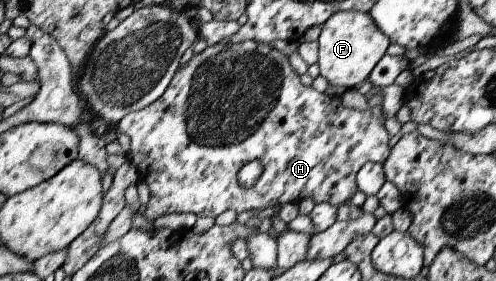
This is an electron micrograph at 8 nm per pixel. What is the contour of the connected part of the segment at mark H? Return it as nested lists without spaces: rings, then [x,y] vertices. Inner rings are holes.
[[[245,40],[236,44],[219,42],[214,46],[209,46],[201,53],[195,53],[184,67],[180,67],[176,71],[166,92],[156,102],[139,111],[128,113],[118,123],[118,133],[126,134],[132,141],[131,149],[128,152],[128,161],[136,165],[139,181],[148,185],[151,192],[151,199],[147,204],[144,216],[152,222],[161,216],[173,213],[194,213],[197,217],[217,218],[218,215],[229,209],[233,209],[239,214],[249,210],[265,210],[275,205],[299,204],[307,197],[313,198],[316,204],[327,202],[336,208],[349,202],[358,191],[355,181],[358,171],[369,162],[382,165],[386,162],[391,153],[389,141],[392,136],[386,130],[385,120],[387,118],[381,106],[369,107],[366,111],[356,111],[356,109],[344,107],[341,98],[340,96],[330,97],[326,93],[318,93],[316,89],[302,85],[301,76],[291,67],[288,56],[277,51],[270,44],[253,40]],[[255,159],[260,160],[264,172],[253,187],[244,189],[238,183],[237,173],[246,163]]]

